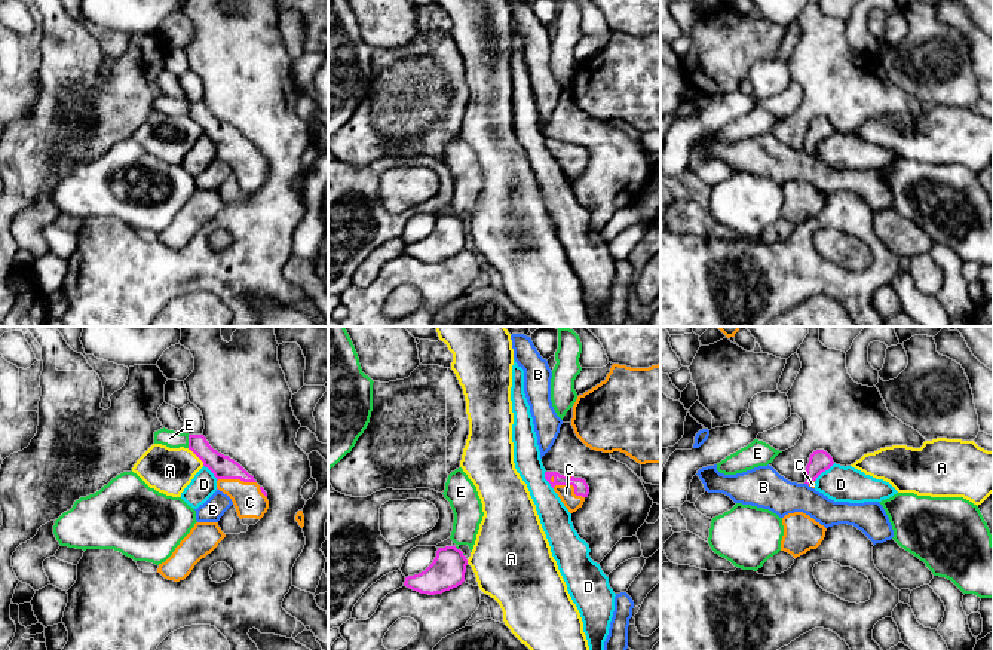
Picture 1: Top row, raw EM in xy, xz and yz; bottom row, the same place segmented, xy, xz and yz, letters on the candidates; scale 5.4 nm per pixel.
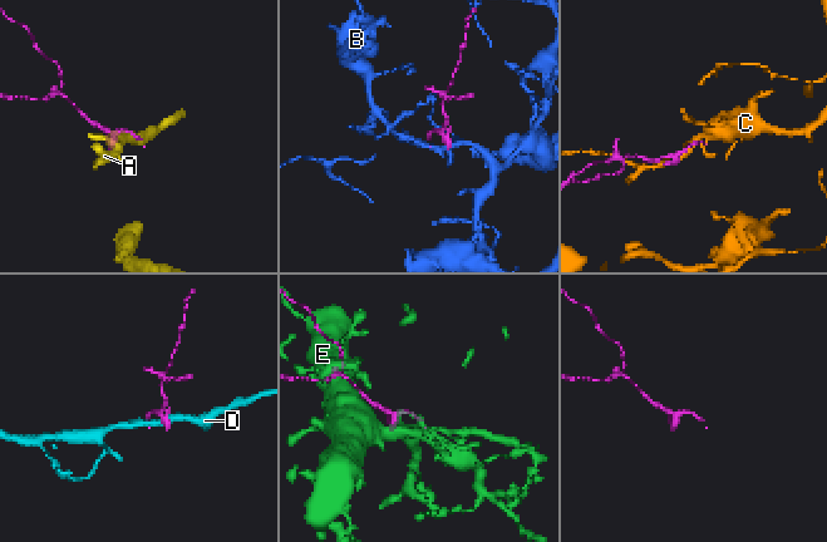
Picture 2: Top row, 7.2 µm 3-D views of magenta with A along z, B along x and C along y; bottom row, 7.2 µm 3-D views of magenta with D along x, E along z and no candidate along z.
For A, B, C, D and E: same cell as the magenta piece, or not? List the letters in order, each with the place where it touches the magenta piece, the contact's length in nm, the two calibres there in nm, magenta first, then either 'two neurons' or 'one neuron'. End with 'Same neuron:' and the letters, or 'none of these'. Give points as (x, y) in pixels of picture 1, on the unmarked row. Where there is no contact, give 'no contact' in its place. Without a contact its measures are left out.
A: contact xy (196, 122); length 130 nm; calibres 130 and 240 nm; two neurons
B: contact yz (806, 150); length 30 nm; calibres 120 and 220 nm; two neurons
C: contact xy (236, 146); length 220 nm; calibres 130 and 170 nm; one neuron
D: contact yz (824, 138); length 150 nm; calibres 120 and 190 nm; two neurons
E: contact xy (189, 109); length 70 nm; calibres 130 and 90 nm; two neurons
Same neuron: C

